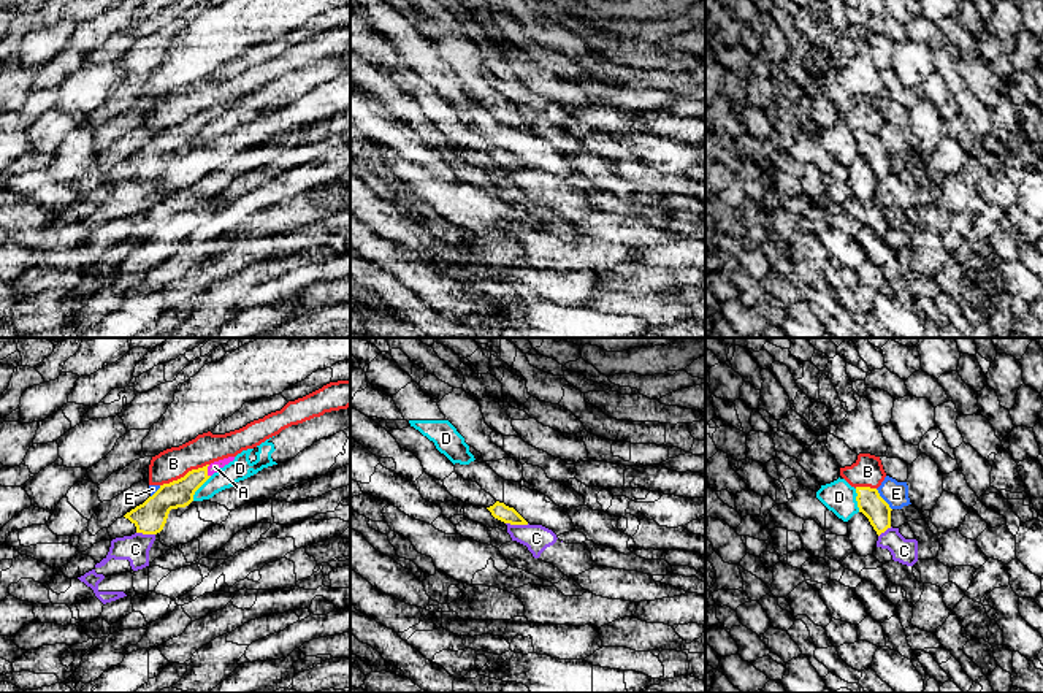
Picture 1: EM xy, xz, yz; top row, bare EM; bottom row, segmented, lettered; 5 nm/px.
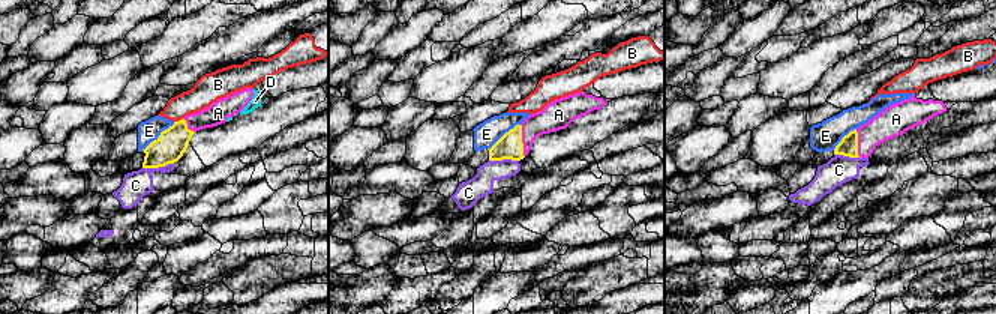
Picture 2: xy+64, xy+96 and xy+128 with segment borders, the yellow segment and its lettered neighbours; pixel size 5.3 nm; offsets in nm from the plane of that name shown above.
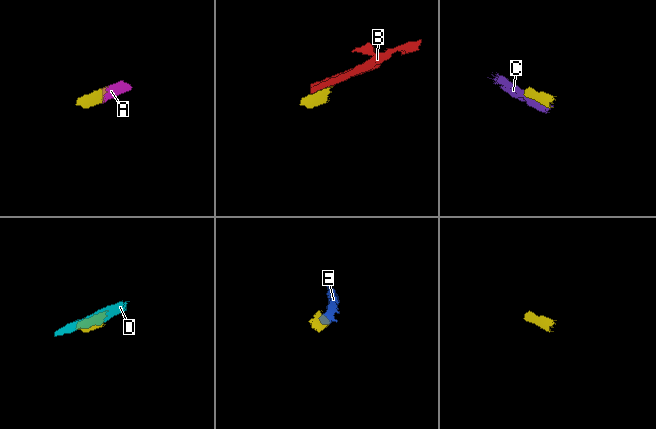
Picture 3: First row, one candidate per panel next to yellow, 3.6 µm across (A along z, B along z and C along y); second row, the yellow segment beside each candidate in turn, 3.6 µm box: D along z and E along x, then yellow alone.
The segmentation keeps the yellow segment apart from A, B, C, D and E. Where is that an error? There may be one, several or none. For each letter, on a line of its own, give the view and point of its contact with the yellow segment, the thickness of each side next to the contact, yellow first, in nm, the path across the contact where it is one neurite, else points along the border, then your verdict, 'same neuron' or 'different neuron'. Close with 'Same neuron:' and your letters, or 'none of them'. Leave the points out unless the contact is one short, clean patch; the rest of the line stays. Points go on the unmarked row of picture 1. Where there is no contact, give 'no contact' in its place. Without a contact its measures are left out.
A: contact xy (206, 116); calibres 140 and 50 nm; way xy (178, 138), (206, 116), (214, 111); same neuron
B: contact xy (186, 119); calibres 150 and 160 nm; border xy (208, 108), (192, 113), (160, 130); different neuron
C: contact xz (517, 168); calibres 90 and 140 nm; border xz (506, 167), (528, 168); different neuron
D: contact xy (198, 132); calibres 140 and 110 nm; different neuron
E: contact yz (883, 145); calibres 130 and 130 nm; border yz (875, 134), (891, 154); different neuron
Same neuron: A

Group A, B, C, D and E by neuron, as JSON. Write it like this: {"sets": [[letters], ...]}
{"sets": [["A"], ["B"], ["C"], ["D"], ["E"]]}

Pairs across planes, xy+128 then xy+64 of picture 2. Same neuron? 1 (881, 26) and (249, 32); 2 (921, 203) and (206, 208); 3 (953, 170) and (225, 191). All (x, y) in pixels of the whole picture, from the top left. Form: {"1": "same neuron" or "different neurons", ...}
{"1": "different neurons", "2": "same neuron", "3": "same neuron"}

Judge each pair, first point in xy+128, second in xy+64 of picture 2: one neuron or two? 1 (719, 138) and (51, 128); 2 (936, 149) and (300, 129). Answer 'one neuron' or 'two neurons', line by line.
1: two neurons
2: one neuron

